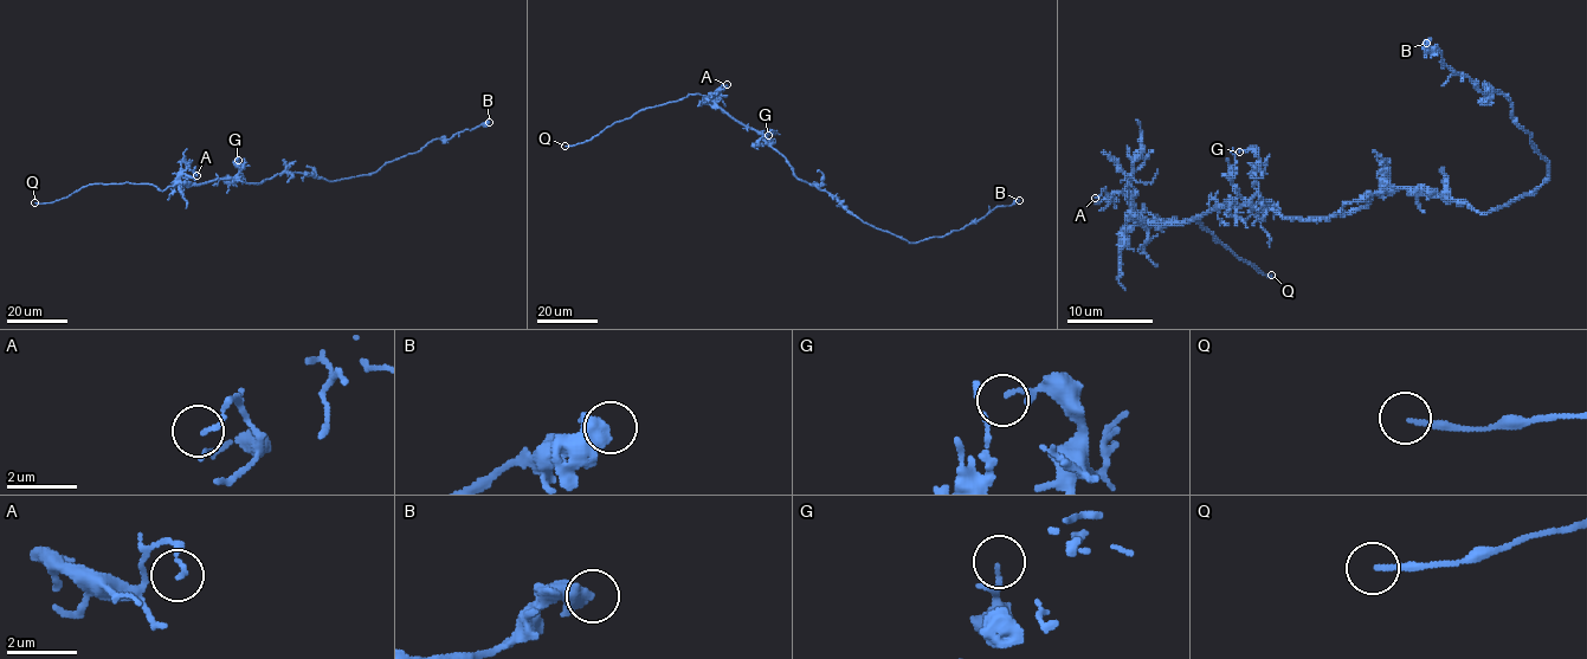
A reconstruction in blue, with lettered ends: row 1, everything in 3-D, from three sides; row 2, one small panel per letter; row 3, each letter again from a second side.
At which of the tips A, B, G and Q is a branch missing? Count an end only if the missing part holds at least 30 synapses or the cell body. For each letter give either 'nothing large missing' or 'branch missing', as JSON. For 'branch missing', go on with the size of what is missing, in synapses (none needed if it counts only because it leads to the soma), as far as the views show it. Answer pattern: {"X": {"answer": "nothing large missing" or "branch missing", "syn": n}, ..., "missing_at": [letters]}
{"A": {"answer": "nothing large missing"}, "B": {"answer": "nothing large missing"}, "G": {"answer": "nothing large missing"}, "Q": {"answer": "branch missing"}, "missing_at": ["Q"]}

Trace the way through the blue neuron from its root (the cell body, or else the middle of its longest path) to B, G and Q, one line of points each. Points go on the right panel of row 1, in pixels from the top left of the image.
B: (1339, 212), (1381, 188), (1486, 212), (1544, 180), (1513, 104), (1426, 43)
G: (1339, 212), (1328, 217), (1284, 219), (1268, 211), (1257, 180), (1258, 159), (1250, 150), (1239, 152)
Q: (1339, 212), (1286, 219), (1218, 206), (1121, 230), (1123, 240), (1142, 219), (1192, 219), (1271, 275)

